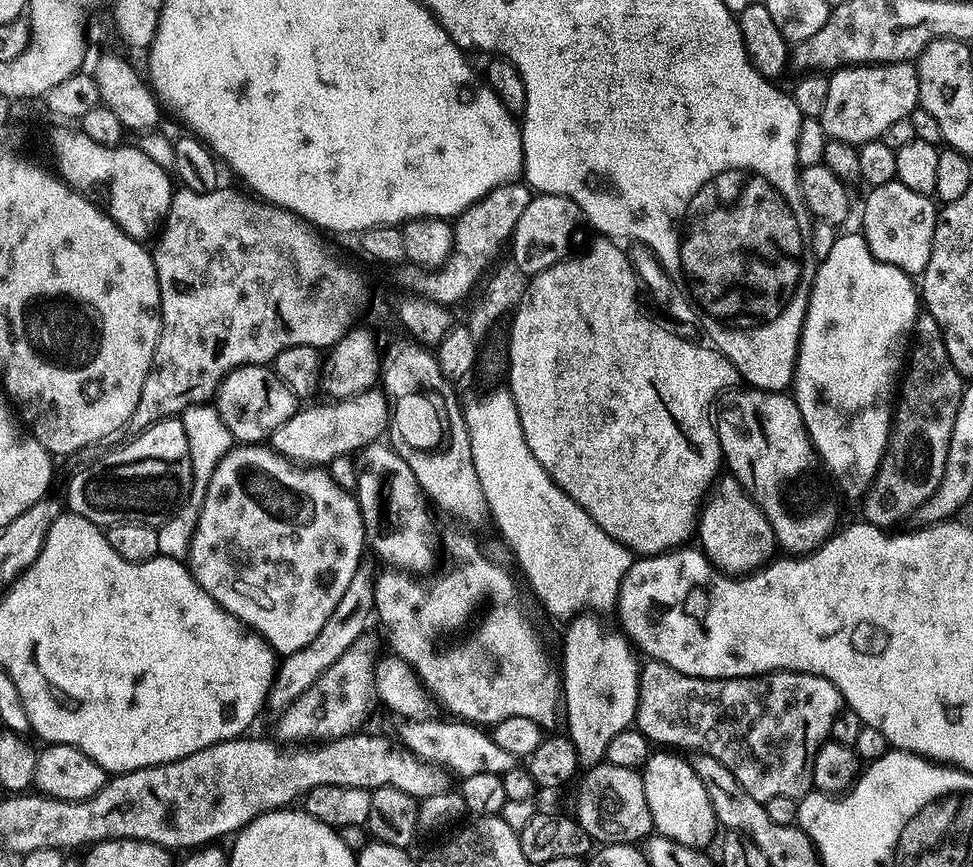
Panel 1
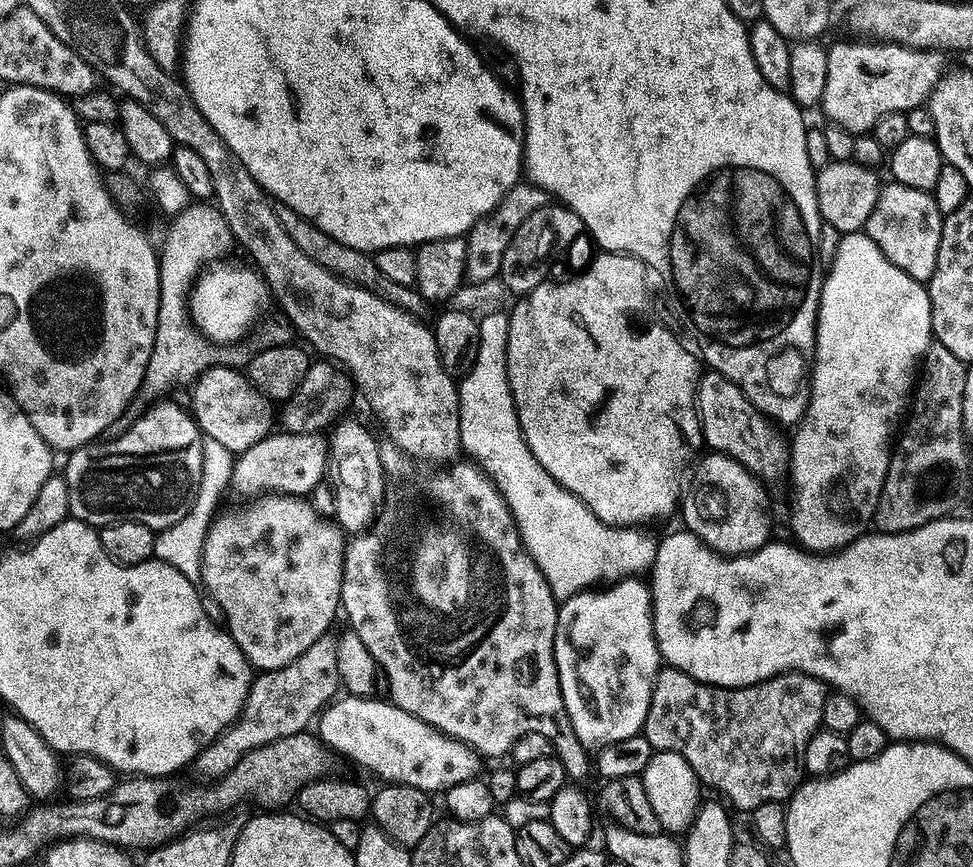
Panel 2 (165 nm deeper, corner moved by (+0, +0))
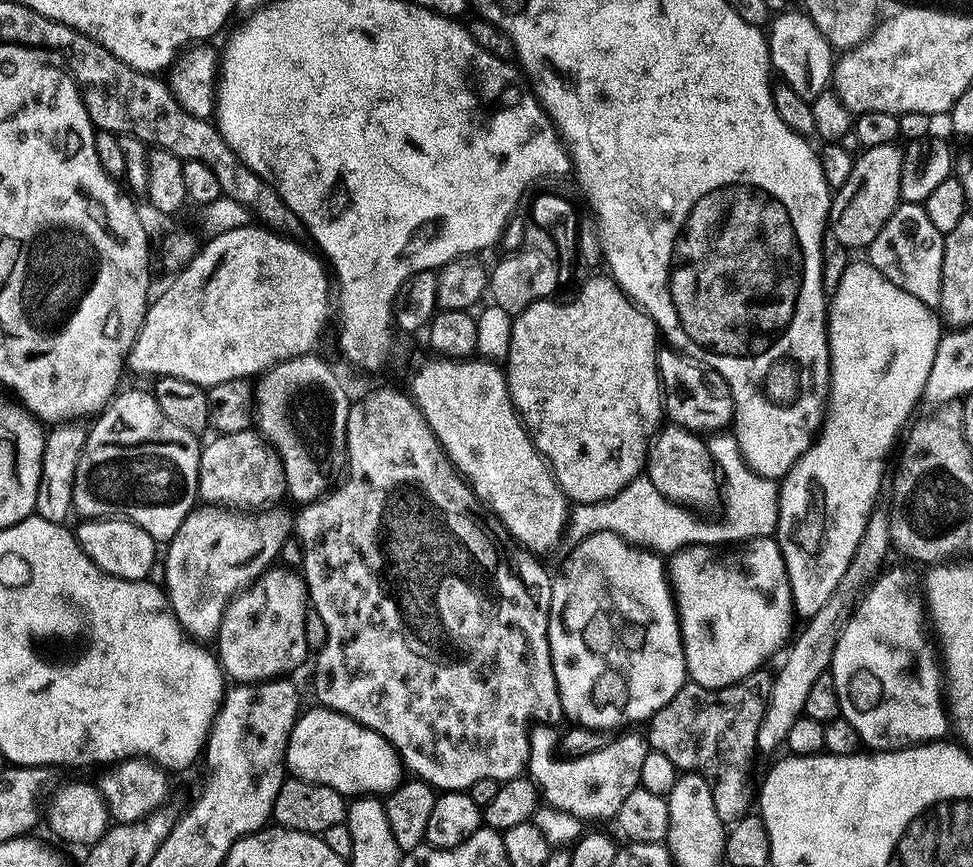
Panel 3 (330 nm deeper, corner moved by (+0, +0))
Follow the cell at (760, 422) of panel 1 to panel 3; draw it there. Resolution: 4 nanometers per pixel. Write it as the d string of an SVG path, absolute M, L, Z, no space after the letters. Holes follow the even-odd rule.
M676 350L661 351L658 367L662 379L662 404L673 425L685 428L688 432L705 434L716 432L733 423L734 405L728 383L712 368L693 362Z

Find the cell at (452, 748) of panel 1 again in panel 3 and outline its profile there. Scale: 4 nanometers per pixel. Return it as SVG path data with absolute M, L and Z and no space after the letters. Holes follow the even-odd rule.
M316 706L313 712L299 717L288 736L286 768L295 779L330 786L346 798L369 794L387 794L402 783L402 757L385 736L380 736L357 720Z

